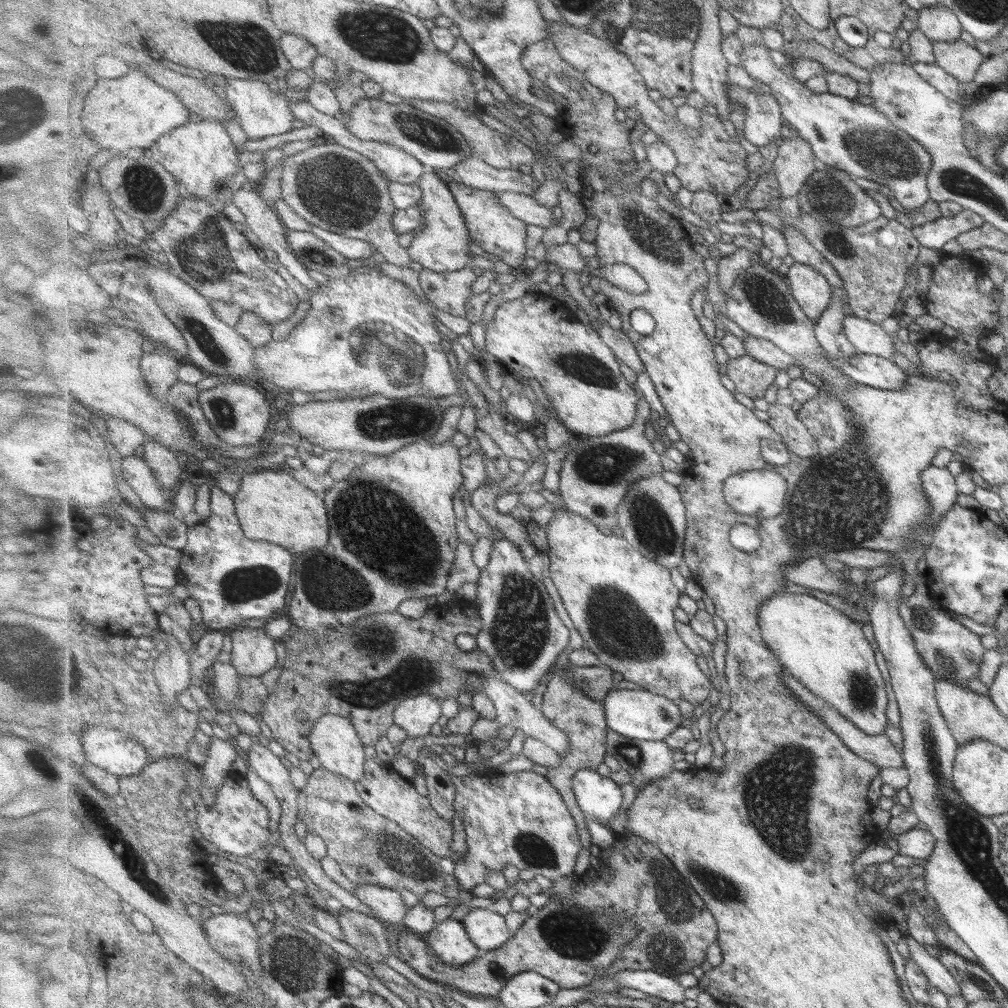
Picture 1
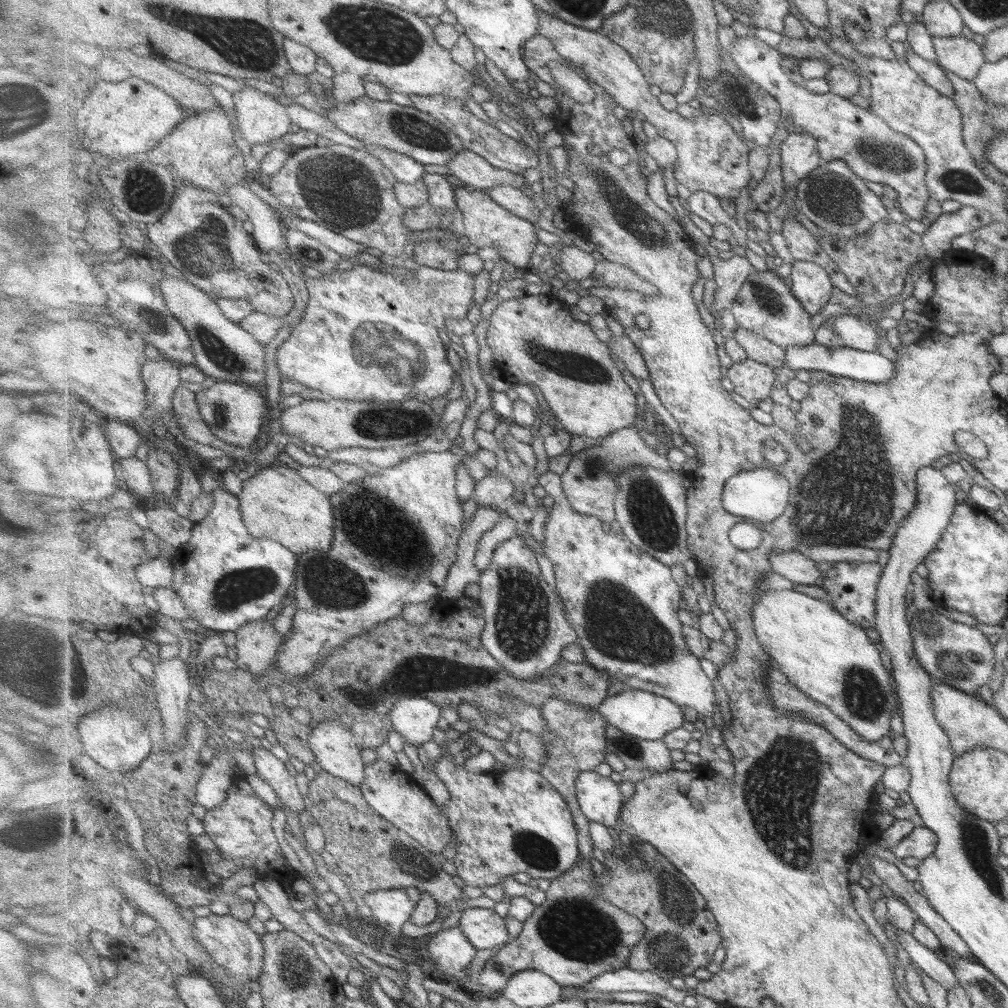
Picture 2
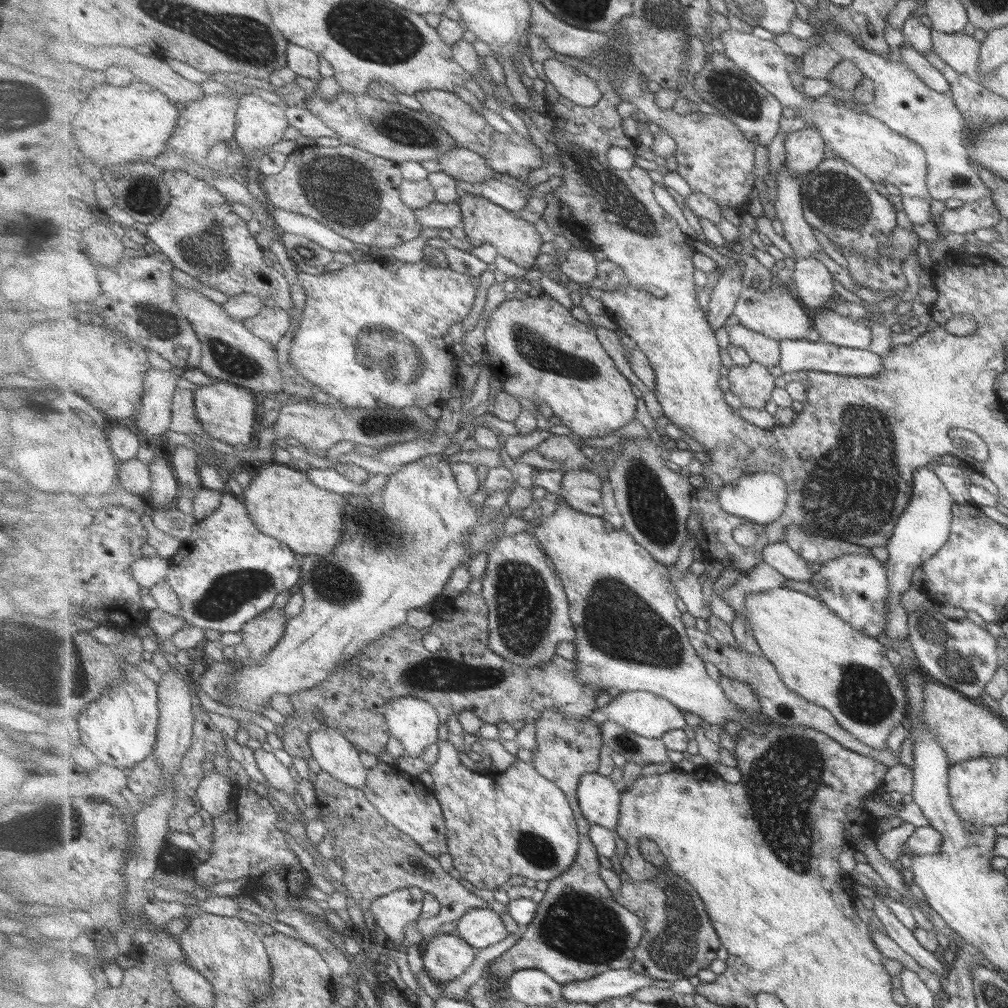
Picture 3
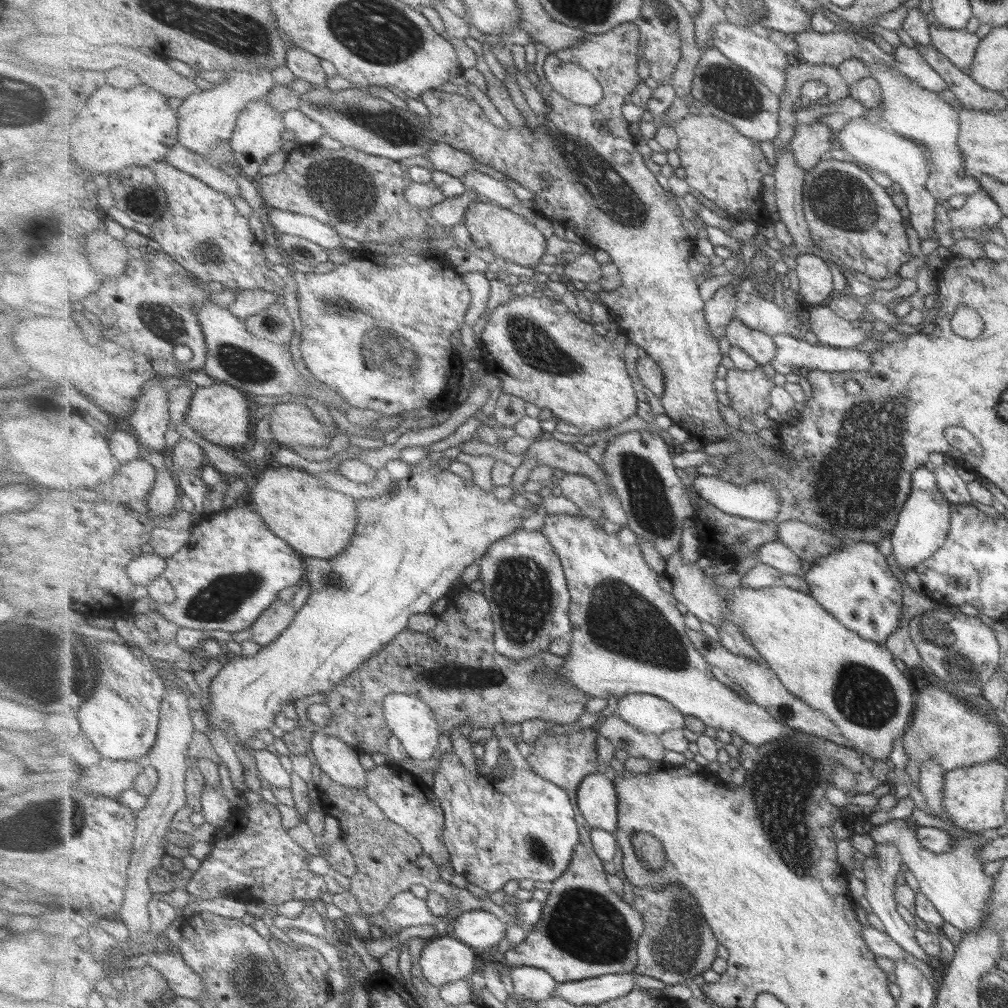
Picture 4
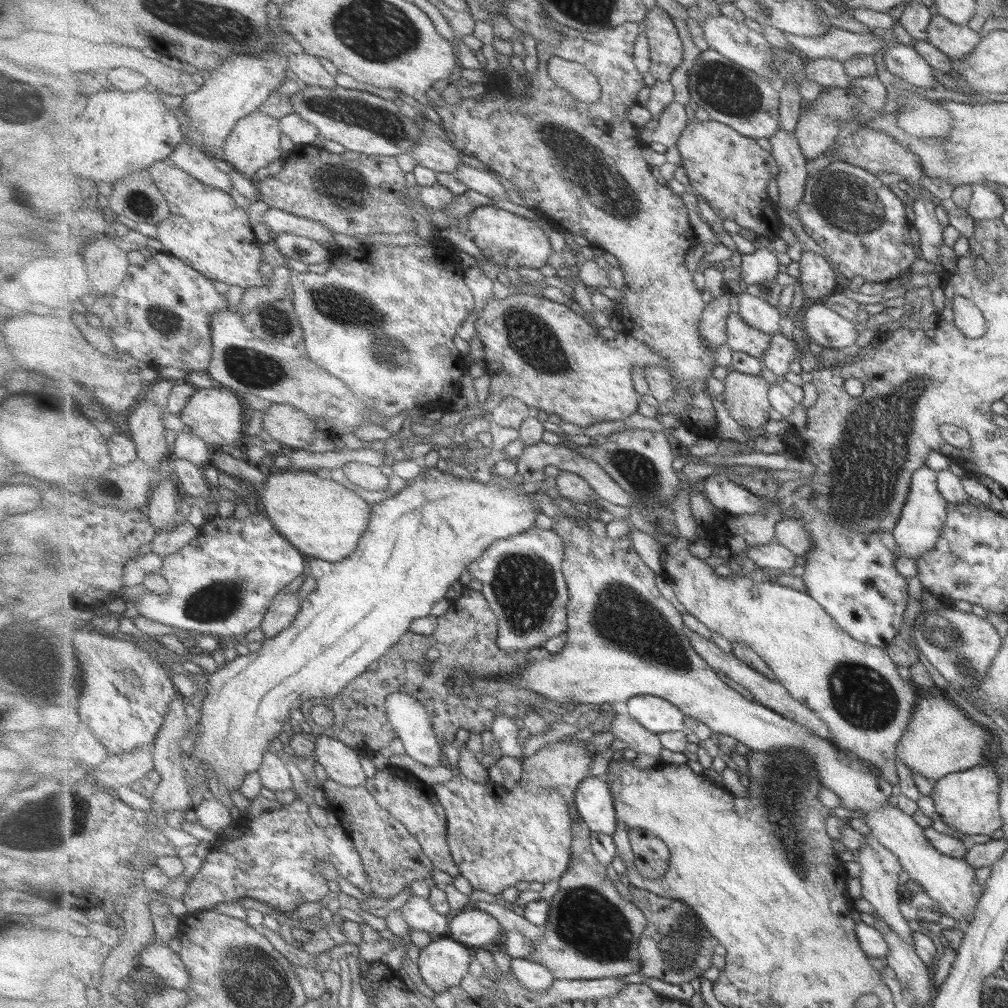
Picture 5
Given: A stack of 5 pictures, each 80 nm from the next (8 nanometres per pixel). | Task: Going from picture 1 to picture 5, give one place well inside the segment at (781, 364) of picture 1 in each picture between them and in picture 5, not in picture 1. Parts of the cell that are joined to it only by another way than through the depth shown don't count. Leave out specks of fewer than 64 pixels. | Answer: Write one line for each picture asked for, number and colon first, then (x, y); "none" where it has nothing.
2: (758, 348)
3: (762, 349)
4: (760, 346)
5: (742, 337)

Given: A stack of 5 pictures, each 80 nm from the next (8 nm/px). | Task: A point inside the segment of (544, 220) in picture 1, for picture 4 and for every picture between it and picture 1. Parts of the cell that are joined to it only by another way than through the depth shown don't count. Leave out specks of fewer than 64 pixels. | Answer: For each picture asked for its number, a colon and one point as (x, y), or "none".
2: (515, 200)
3: (509, 197)
4: (493, 191)

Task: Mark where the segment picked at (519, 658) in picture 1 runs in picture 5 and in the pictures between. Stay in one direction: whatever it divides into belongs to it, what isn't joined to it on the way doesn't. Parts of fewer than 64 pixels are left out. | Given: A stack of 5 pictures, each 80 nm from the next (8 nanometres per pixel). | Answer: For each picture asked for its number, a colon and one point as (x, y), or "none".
2: (526, 630)
3: (529, 608)
4: (524, 579)
5: (522, 578)

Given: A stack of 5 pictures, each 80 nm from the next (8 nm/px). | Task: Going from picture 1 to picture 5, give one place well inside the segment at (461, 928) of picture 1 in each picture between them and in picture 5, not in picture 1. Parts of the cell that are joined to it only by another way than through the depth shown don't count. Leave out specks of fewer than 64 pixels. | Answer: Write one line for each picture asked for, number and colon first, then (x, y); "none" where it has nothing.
2: (450, 951)
3: (447, 956)
4: (445, 959)
5: (443, 964)

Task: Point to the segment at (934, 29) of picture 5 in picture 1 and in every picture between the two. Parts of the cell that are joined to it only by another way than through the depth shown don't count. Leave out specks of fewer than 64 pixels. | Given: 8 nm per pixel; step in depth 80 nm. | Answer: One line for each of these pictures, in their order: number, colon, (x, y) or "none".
1: (961, 60)
2: (958, 55)
3: (961, 52)
4: (958, 46)

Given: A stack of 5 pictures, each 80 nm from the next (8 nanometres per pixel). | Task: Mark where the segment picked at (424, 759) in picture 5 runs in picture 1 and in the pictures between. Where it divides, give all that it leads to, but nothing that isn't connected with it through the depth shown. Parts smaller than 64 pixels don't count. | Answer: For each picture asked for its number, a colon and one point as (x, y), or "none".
1: (416, 716)
2: (415, 719)
3: (414, 722)
4: (414, 723)

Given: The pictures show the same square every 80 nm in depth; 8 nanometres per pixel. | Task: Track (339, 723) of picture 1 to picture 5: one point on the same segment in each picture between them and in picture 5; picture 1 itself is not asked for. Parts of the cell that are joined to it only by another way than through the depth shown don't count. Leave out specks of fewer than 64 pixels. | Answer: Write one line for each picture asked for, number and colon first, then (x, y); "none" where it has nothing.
2: (332, 743)
3: (335, 754)
4: (340, 762)
5: (342, 764)

